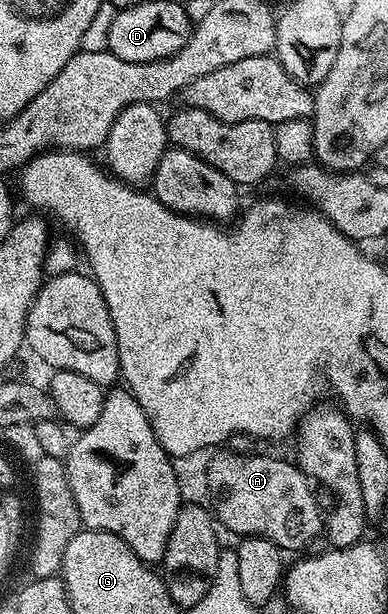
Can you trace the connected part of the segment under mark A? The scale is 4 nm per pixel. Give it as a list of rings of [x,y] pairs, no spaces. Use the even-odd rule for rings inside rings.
[[[218,453],[206,465],[206,485],[214,496],[213,516],[220,522],[223,530],[231,529],[242,537],[268,537],[283,551],[302,549],[309,541],[317,539],[318,532],[323,532],[324,513],[322,515],[318,510],[318,501],[314,498],[315,486],[293,460],[290,462],[281,461],[278,457],[245,457],[242,453]]]

